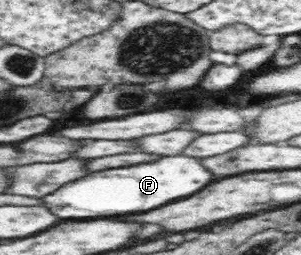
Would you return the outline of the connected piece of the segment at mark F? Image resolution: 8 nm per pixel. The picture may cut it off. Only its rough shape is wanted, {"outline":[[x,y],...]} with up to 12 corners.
{"outline":[[167,156],[93,172],[49,196],[63,220],[107,218],[191,196],[213,176]]}

